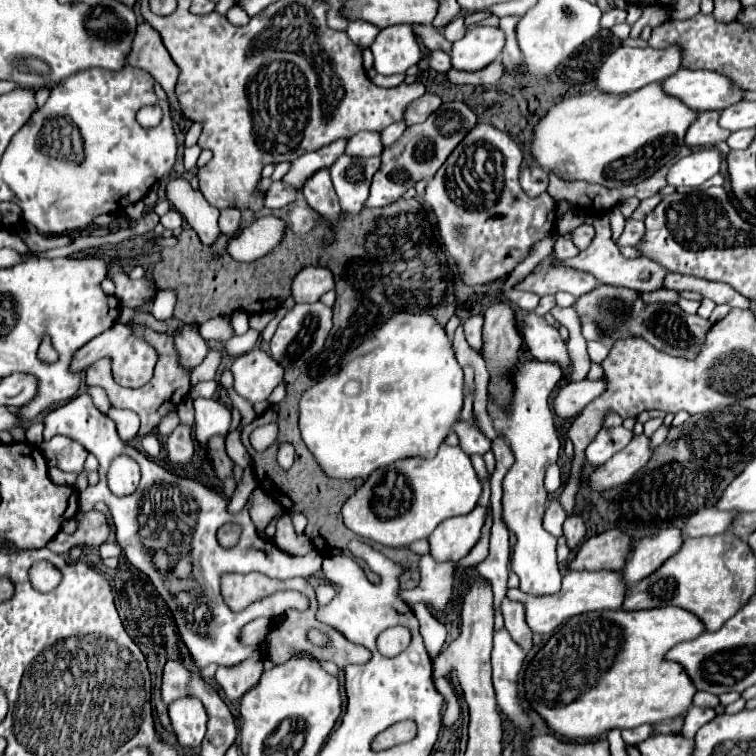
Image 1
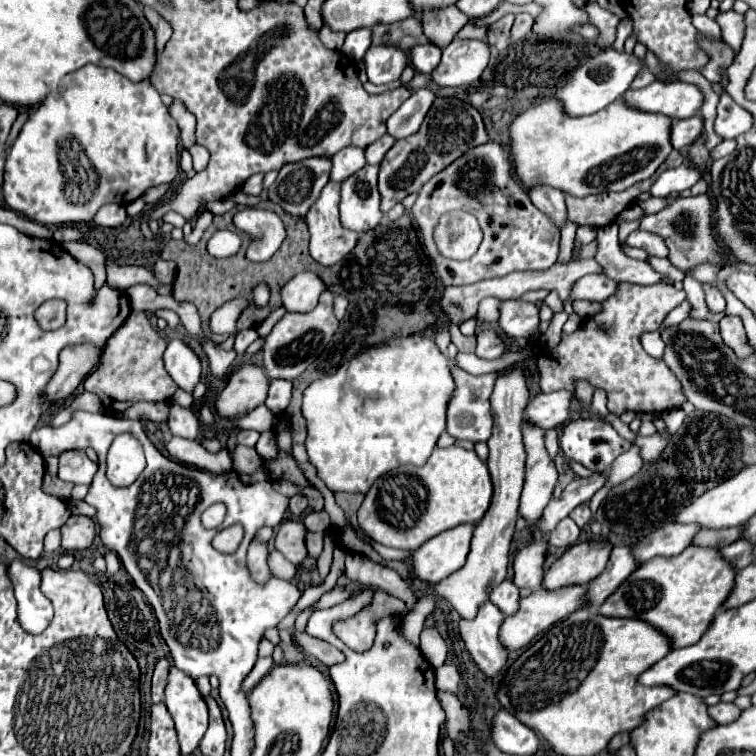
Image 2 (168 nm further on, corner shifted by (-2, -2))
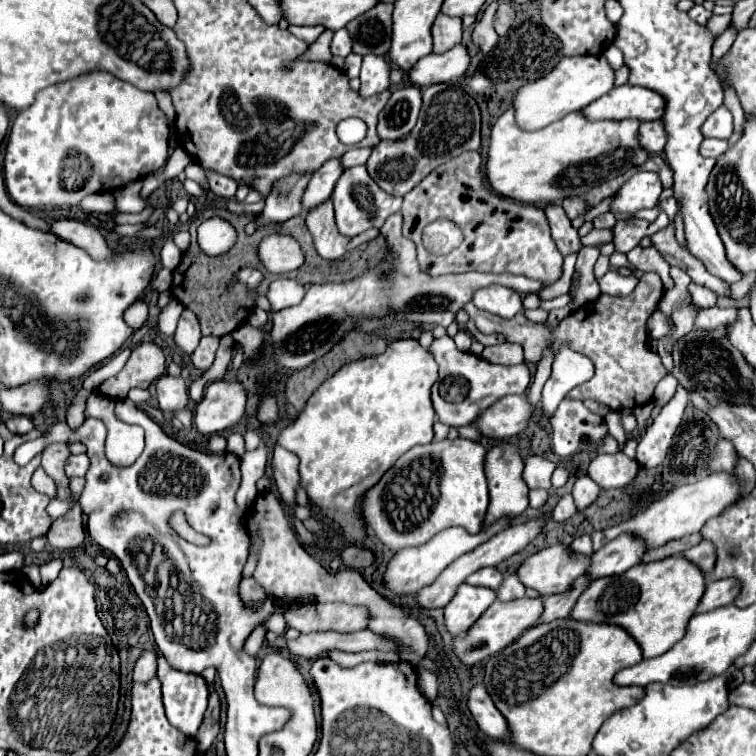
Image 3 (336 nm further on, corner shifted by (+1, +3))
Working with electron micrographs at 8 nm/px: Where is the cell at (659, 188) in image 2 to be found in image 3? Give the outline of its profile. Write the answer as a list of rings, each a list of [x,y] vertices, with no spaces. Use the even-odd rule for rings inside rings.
[[[638,171],[632,175],[612,197],[610,213],[622,213],[634,217],[640,209],[652,209],[658,207],[660,201],[660,177],[658,173],[650,171]]]

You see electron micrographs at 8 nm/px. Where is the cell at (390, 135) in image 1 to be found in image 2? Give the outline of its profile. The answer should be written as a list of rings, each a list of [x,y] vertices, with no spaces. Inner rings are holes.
[[[385,134],[385,136],[381,136],[379,140],[375,140],[375,144],[367,146],[367,152],[365,152],[367,164],[379,164],[379,162],[383,160],[383,156],[387,154],[387,150],[389,150],[393,144],[395,144],[395,138]]]

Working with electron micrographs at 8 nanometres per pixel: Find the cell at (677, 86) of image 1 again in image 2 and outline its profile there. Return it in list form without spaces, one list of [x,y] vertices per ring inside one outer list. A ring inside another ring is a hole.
[[[655,80],[641,90],[629,90],[623,100],[645,112],[659,112],[673,120],[691,118],[701,112],[705,96],[699,86],[687,82]]]

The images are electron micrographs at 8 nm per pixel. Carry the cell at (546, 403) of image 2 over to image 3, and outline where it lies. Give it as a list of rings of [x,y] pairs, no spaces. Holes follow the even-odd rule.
[[[508,395],[488,407],[488,411],[476,419],[474,427],[482,437],[502,441],[522,433],[530,421],[530,413],[532,407],[528,405],[526,395]]]

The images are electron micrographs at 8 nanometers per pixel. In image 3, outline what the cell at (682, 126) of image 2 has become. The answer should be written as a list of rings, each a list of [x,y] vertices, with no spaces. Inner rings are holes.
[[[652,121],[652,123],[642,123],[640,131],[638,131],[638,139],[640,145],[648,151],[648,153],[662,153],[664,149],[664,129],[662,129],[662,121]]]

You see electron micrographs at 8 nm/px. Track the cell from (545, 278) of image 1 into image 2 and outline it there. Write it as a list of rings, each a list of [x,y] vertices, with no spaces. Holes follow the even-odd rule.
[[[591,274],[591,276],[585,276],[583,280],[577,280],[573,284],[569,302],[583,300],[583,298],[603,302],[605,298],[611,296],[611,292],[615,292],[615,288],[617,288],[617,282],[607,278],[605,274]]]

